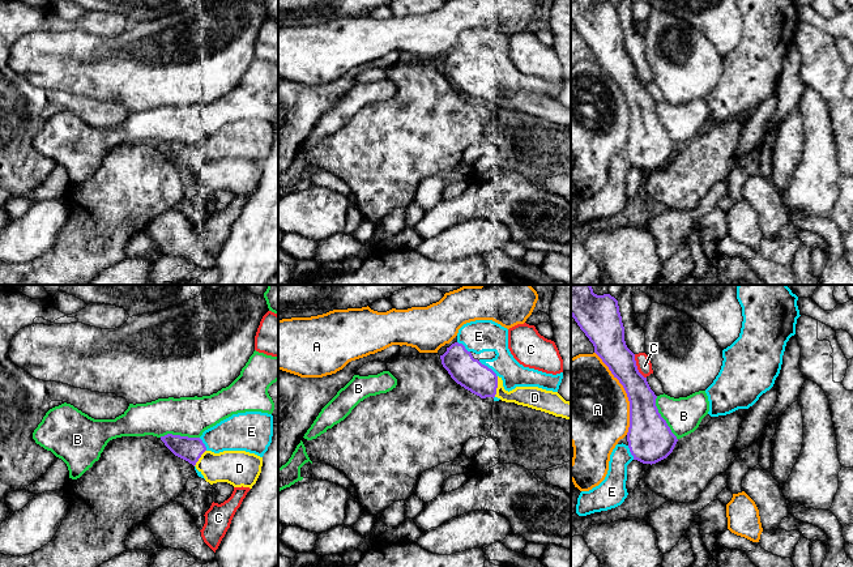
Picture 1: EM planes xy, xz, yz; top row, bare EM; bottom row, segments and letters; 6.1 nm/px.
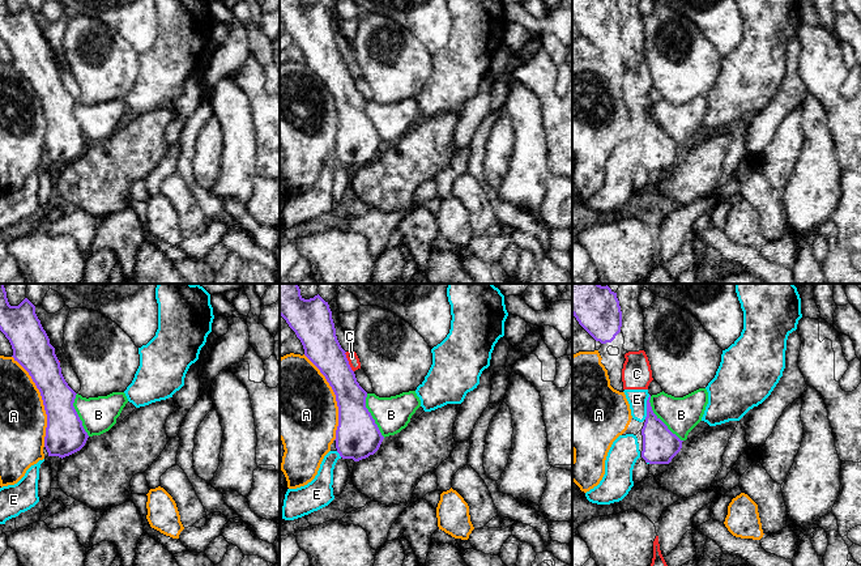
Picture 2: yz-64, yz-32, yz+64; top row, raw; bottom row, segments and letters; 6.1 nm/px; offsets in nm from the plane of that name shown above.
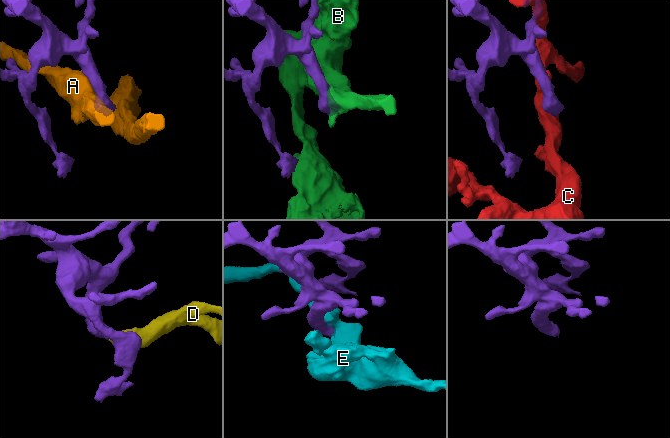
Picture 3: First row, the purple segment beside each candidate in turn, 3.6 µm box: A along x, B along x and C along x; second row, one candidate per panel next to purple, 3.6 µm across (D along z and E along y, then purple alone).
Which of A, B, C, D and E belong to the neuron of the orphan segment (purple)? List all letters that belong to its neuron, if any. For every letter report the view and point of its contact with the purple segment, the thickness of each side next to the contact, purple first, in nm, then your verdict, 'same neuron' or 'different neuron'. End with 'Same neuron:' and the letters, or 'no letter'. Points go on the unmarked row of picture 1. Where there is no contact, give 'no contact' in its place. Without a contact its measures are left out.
A: yz (626, 99) | 220/480 nm | different neuron
B: yz (662, 126) | 280/220 nm | different neuron
C: yz (636, 73) | 200/90 nm | different neuron
D: xz (497, 94) | 190/140 nm | same neuron
E: xz (487, 75) | 190/200 nm | different neuron
Same neuron: D

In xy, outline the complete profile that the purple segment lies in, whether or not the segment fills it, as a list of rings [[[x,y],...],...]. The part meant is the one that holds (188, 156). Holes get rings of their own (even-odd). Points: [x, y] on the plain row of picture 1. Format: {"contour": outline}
{"contour": [[[167,141],[161,144],[165,153],[178,165],[192,171],[210,192],[227,189],[234,195],[249,195],[256,191],[263,165],[246,158],[208,158],[200,145]]]}

